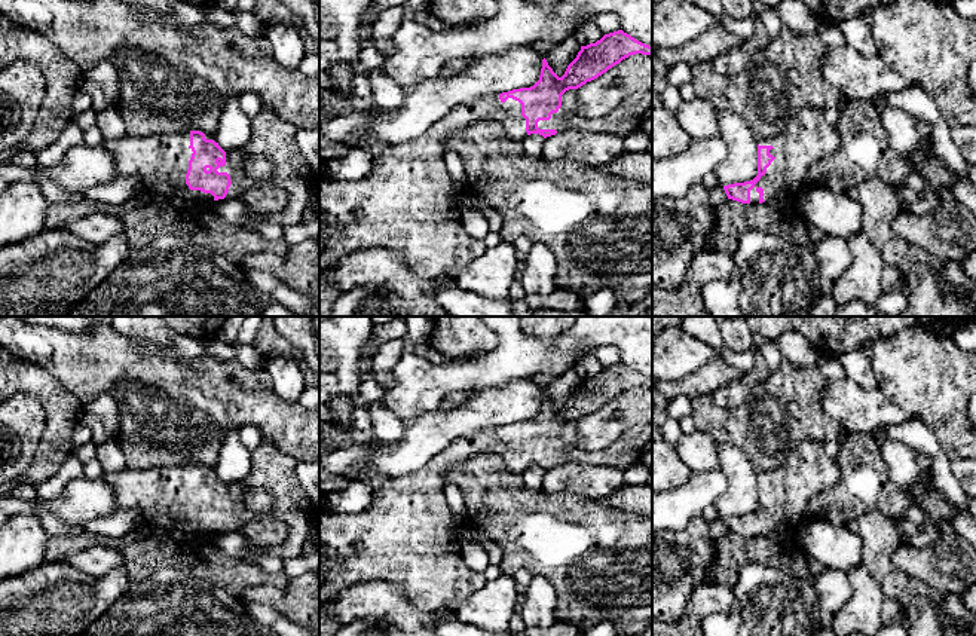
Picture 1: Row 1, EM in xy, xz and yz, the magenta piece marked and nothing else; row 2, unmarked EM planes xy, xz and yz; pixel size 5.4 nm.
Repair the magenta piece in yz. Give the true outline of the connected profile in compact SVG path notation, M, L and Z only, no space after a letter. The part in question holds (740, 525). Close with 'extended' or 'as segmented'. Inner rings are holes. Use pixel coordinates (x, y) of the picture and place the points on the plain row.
M804 440L790 453L787 461L758 476L758 508L744 516L723 519L728 532L741 536L762 536L778 530L798 530L810 501L832 487L838 480L838 464L829 458L819 441Z; extended

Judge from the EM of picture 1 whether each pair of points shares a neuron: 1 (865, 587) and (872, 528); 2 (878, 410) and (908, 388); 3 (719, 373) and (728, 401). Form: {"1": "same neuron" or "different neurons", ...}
{"1": "different neurons", "2": "different neurons", "3": "different neurons"}

